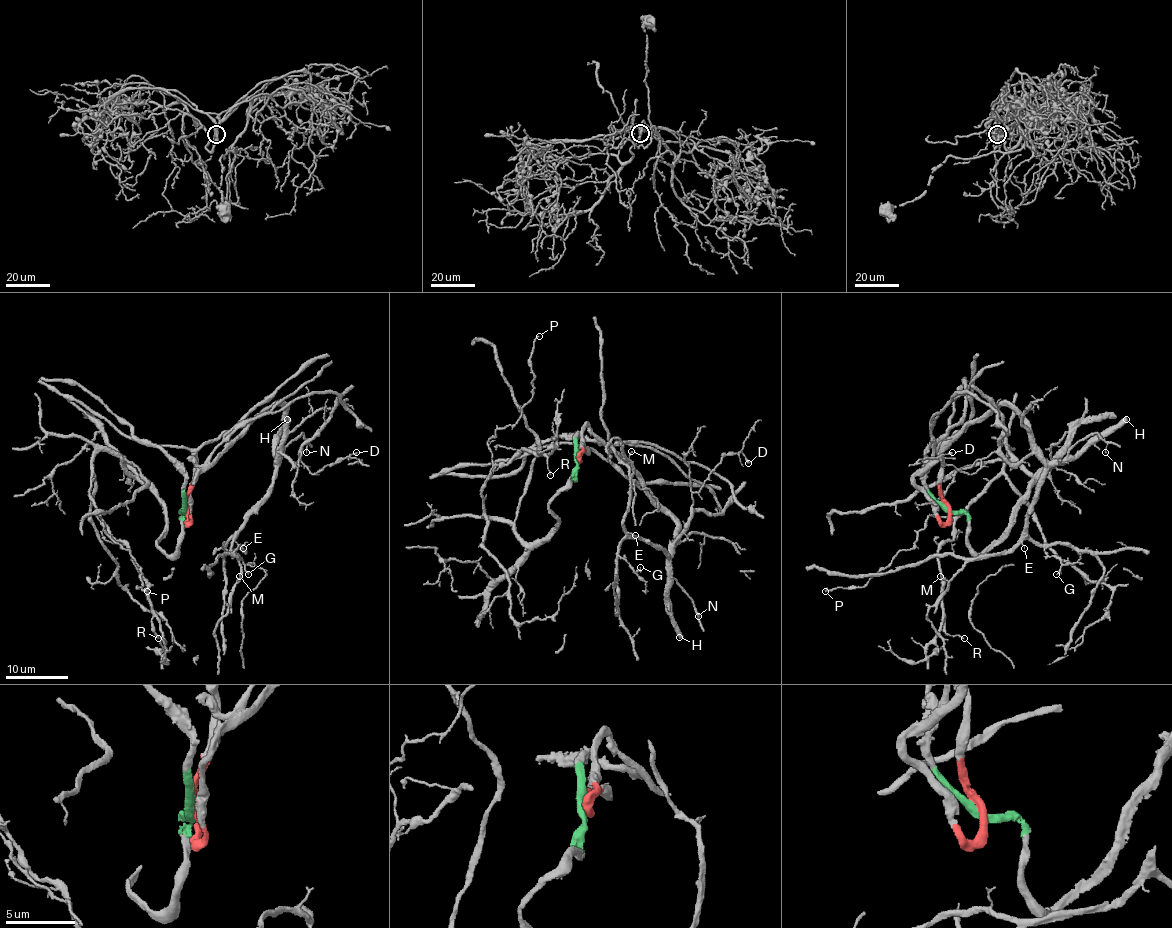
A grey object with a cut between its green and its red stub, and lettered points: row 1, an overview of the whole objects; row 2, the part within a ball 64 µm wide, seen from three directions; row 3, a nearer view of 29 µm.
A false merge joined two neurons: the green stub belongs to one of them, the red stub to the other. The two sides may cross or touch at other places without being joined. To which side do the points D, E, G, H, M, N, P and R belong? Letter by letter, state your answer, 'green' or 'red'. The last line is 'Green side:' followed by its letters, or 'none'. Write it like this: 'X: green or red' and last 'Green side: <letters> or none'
D: red
E: red
G: red
H: red
M: red
N: red
P: green
R: green
Green side: P, R

